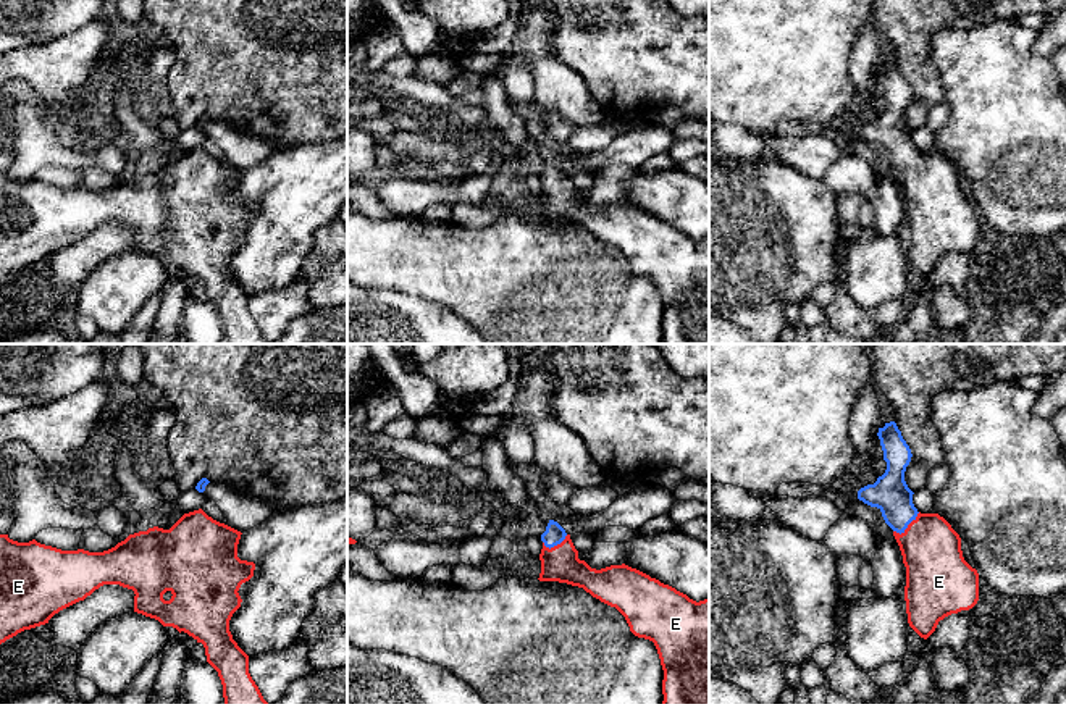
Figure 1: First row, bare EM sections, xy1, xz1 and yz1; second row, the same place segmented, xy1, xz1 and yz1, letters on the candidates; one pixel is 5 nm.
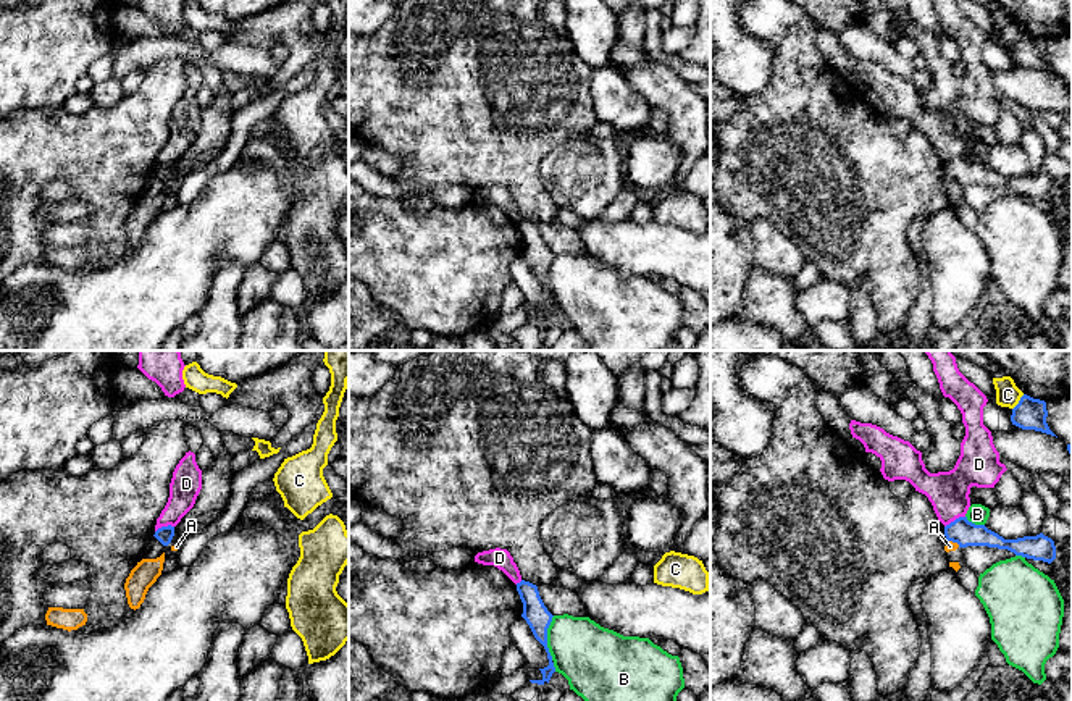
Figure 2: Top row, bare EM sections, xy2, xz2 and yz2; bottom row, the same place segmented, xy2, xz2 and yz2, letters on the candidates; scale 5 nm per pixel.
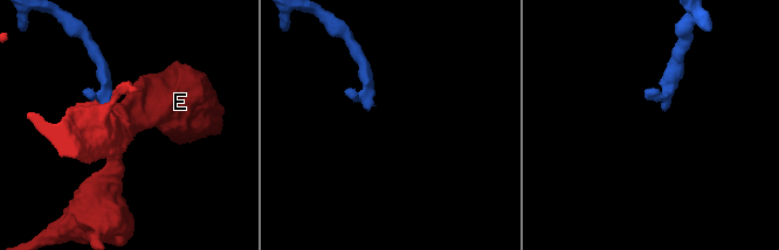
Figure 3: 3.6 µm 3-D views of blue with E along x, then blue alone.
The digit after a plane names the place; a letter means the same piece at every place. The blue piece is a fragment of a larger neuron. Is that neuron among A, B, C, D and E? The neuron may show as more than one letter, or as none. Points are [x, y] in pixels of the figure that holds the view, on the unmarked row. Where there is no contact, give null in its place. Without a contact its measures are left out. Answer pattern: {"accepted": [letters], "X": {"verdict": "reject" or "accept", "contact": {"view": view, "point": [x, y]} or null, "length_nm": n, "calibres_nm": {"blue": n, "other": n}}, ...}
{"accepted": ["E"], "A": {"verdict": "reject", "contact": {"view": "yz2", "point": [953, 180]}, "length_nm": 80, "calibres_nm": {"blue": 130, "other": 50}}, "B": {"verdict": "reject", "contact": {"view": "xz2", "point": [546, 277]}, "length_nm": 220, "calibres_nm": {"blue": 120, "other": 320}}, "C": {"verdict": "reject", "contact": {"view": "yz2", "point": [1019, 41]}, "length_nm": 100, "calibres_nm": {"blue": 160, "other": 120}}, "D": {"verdict": "reject", "contact": {"view": "yz2", "point": [954, 159]}, "length_nm": 120, "calibres_nm": {"blue": 130, "other": 200}}, "E": {"verdict": "accept", "contact": {"view": "yz1", "point": [906, 165]}, "length_nm": 170, "calibres_nm": {"blue": 190, "other": 300}}}

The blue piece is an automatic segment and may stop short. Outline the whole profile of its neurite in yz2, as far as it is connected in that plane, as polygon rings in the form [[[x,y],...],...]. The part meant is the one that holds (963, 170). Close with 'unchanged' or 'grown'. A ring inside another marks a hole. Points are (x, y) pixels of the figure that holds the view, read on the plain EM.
[[[959,155],[944,165],[946,179],[957,181],[959,186],[988,184],[1007,187],[1015,194],[1051,202],[1056,197],[1054,179],[1043,171],[1017,178],[1004,178],[985,163],[975,163],[967,155]]] | unchanged

